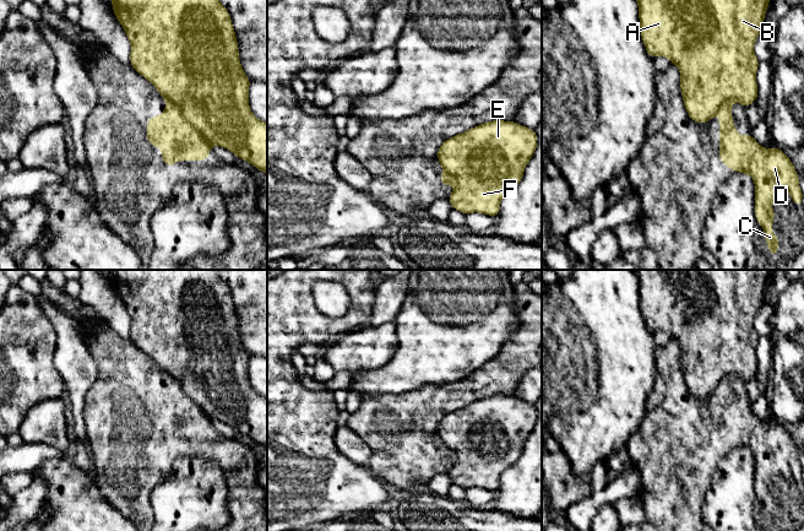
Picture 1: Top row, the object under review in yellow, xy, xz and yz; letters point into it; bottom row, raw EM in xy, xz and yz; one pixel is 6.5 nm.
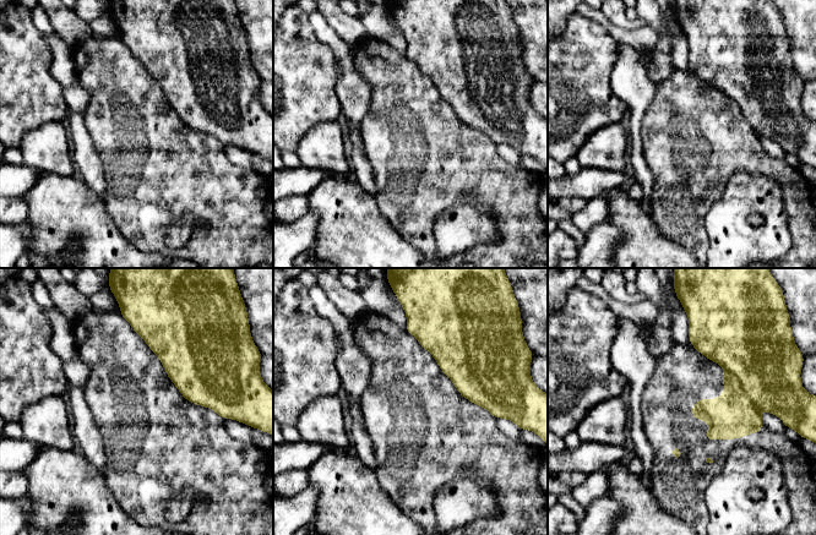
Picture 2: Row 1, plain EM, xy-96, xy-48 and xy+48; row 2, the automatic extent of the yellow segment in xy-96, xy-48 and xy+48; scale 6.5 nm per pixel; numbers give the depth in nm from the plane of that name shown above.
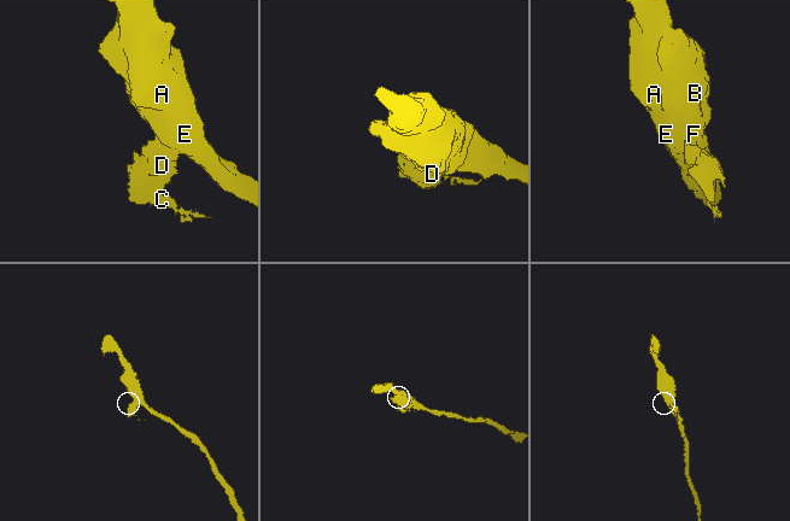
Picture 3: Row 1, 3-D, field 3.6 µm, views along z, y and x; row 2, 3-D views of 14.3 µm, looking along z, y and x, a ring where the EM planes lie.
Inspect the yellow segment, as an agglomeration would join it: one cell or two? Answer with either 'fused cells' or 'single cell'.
single cell

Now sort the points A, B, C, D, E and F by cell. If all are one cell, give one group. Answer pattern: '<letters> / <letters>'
A B C D E F

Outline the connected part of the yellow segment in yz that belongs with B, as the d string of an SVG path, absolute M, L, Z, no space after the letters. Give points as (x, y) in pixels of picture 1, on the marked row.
M636 0L639 4L639 18L641 39L647 54L653 59L658 55L668 58L672 64L680 69L680 91L685 109L691 120L705 124L719 113L719 161L737 173L750 174L754 179L755 217L765 229L764 238L767 240L770 256L778 254L778 235L773 234L772 222L775 211L771 202L778 190L788 188L791 199L798 207L803 207L803 191L799 189L799 175L792 161L773 146L766 150L760 146L751 132L748 136L738 135L733 125L732 102L739 102L744 108L757 101L756 71L759 59L754 54L754 43L764 26L764 17L770 0Z

